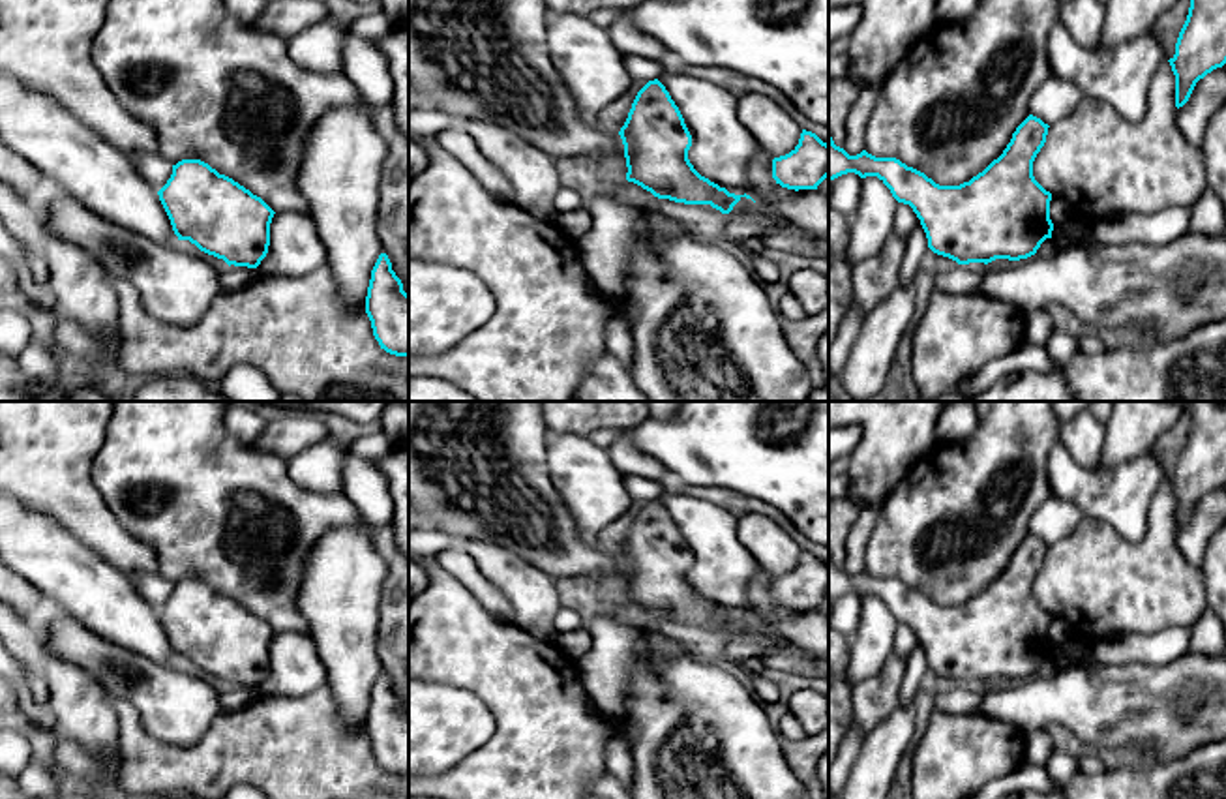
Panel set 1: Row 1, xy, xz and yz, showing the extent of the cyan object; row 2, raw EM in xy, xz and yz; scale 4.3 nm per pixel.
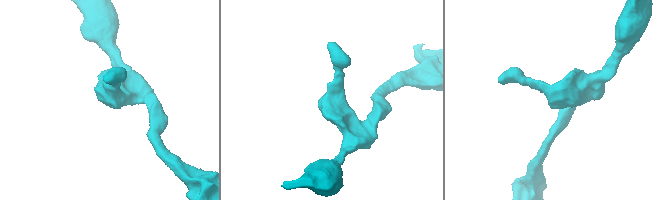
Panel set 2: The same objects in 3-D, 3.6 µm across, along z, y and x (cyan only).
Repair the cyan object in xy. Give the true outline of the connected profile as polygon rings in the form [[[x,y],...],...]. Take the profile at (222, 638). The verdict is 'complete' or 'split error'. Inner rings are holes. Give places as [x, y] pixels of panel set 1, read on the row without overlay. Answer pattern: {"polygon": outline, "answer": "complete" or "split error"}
{"polygon": [[[178,581],[157,615],[178,660],[189,660],[229,686],[257,688],[266,677],[276,632],[208,583]]], "answer": "complete"}

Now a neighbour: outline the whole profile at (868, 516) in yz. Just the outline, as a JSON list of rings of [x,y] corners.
[[[885,501],[872,505],[872,506],[862,506],[855,523],[849,529],[847,559],[844,565],[844,570],[849,576],[857,576],[864,570],[864,561],[862,561],[864,546],[883,512],[883,505],[885,505]]]

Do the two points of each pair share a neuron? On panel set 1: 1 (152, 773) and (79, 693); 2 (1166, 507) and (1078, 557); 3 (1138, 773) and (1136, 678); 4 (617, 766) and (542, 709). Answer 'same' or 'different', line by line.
1: different
2: same
3: different
4: different

